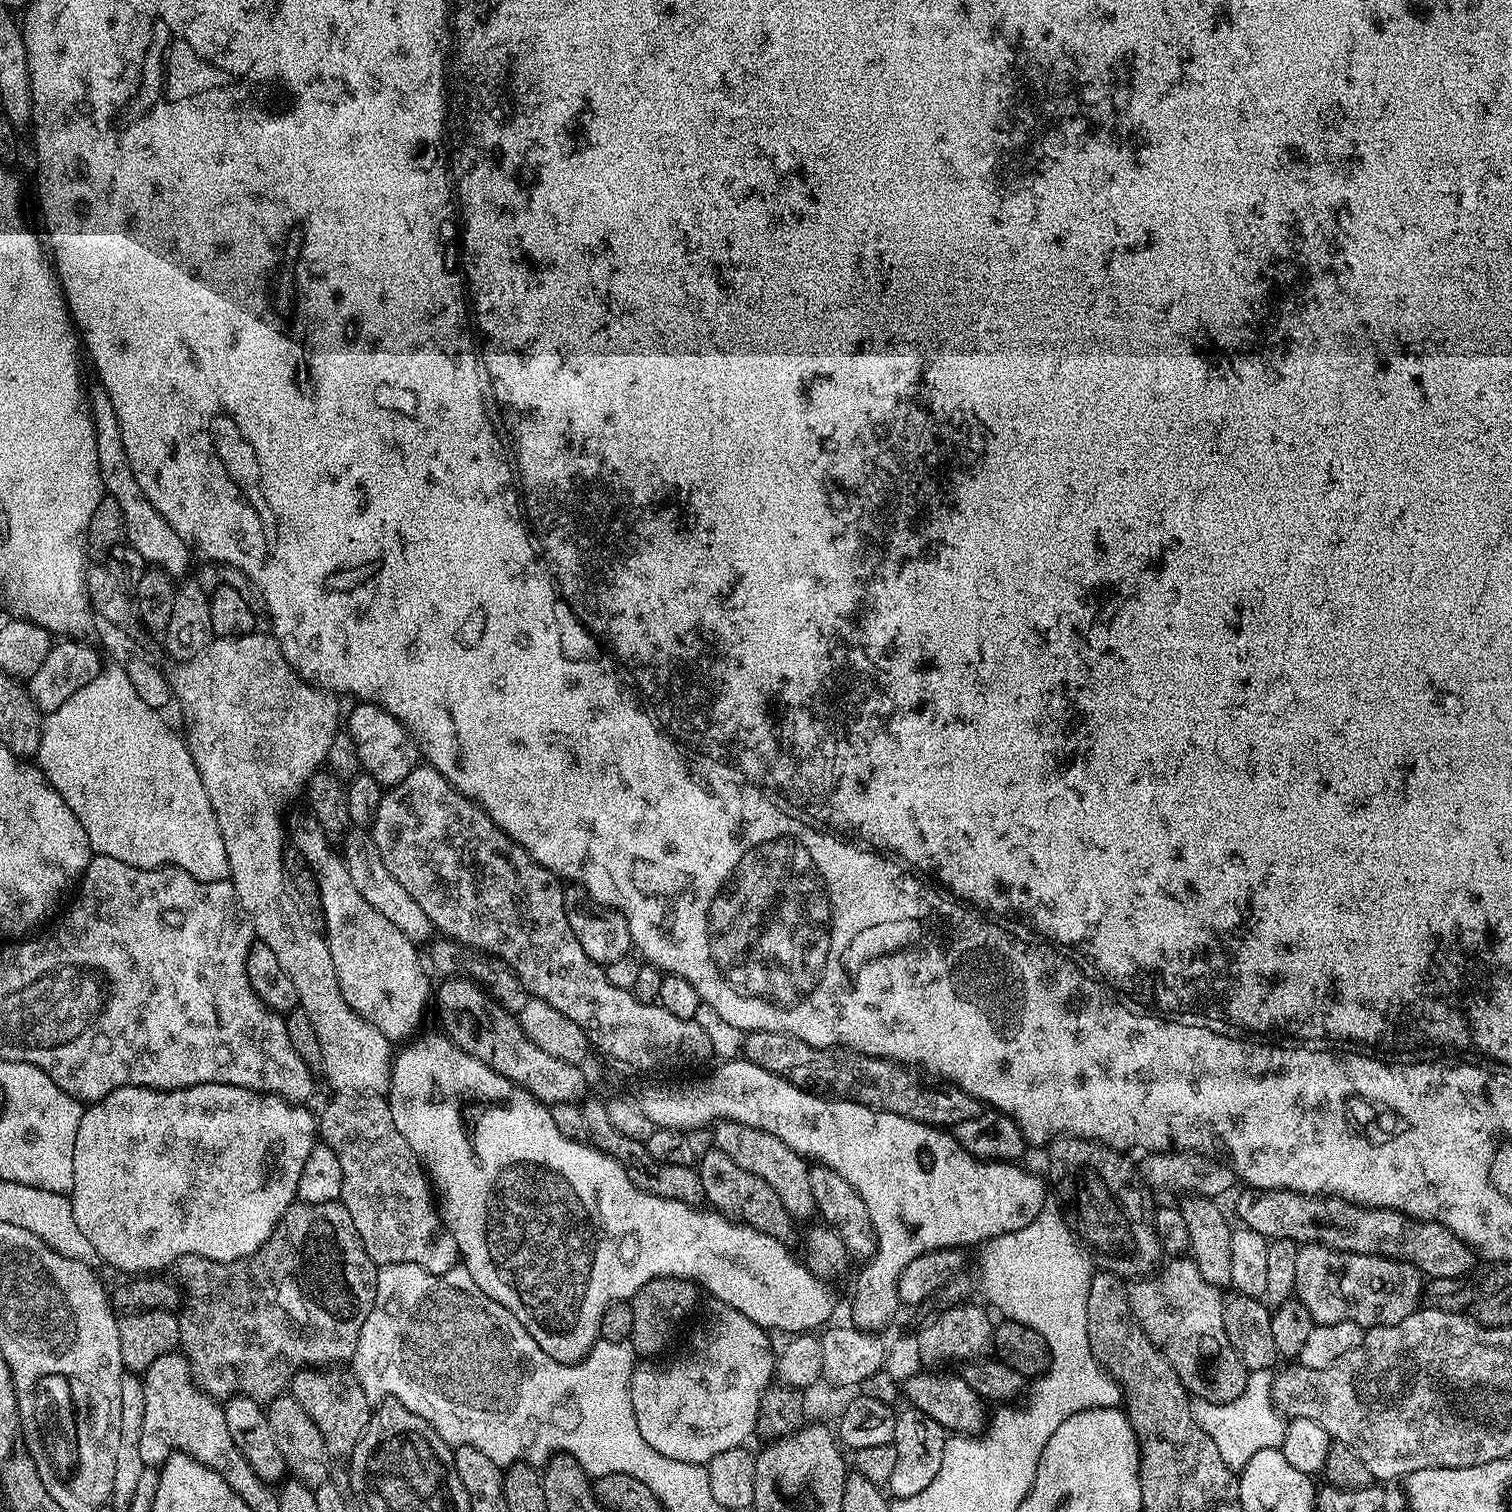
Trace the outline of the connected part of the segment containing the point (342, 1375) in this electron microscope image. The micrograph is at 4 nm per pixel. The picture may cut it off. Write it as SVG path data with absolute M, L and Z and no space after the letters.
M303 1368L292 1378L290 1395L302 1402L302 1410L314 1418L314 1426L322 1434L329 1457L351 1457L354 1446L362 1438L374 1411L373 1401L366 1398L366 1390L356 1381L351 1371Z

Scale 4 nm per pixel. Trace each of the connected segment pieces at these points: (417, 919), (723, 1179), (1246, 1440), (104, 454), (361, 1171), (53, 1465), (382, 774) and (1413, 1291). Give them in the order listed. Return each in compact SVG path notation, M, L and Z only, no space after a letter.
M349 831L348 835L343 837L342 844L344 844L344 848L342 847L344 865L346 870L350 870L350 878L362 894L362 898L366 898L366 902L370 902L370 906L374 906L374 910L378 910L378 914L383 914L393 926L398 926L398 930L402 930L402 934L406 934L406 938L413 944L420 946L423 945L423 940L431 941L434 929L430 918L426 918L422 906L418 906L418 902L414 902L414 898L406 894L406 889L397 882L394 874L386 870L382 862L382 854L378 854L378 846L374 842L371 831Z
M715 1146L709 1147L709 1152L699 1157L698 1171L702 1178L705 1201L721 1216L737 1222L743 1221L754 1230L770 1234L770 1238L784 1244L793 1243L792 1235L798 1227L797 1221L786 1210L786 1206L782 1206L782 1198L778 1198L778 1194L774 1194L772 1187L767 1182L762 1182L758 1174L742 1170L742 1166L737 1166L727 1154L722 1154L722 1150Z
M1258 1370L1248 1377L1248 1391L1243 1392L1237 1400L1226 1406L1211 1405L1205 1400L1196 1400L1194 1411L1196 1421L1210 1434L1218 1446L1226 1466L1241 1470L1258 1450L1279 1448L1284 1441L1285 1417L1276 1410L1272 1403L1272 1377L1269 1370Z
M93 387L90 392L90 411L92 421L96 427L96 441L98 442L98 470L104 483L104 491L107 495L122 506L122 518L124 519L124 534L126 542L138 554L142 554L145 565L155 566L159 571L165 572L170 577L179 578L188 572L192 564L193 553L190 545L174 530L170 530L170 524L142 494L142 486L134 482L134 470L130 470L130 458L126 458L126 446L122 446L122 430L118 430L118 418L114 414L114 406L110 406L110 398L102 387Z
M341 1092L333 1095L329 1099L328 1105L318 1113L318 1136L323 1143L330 1146L330 1150L334 1150L334 1154L338 1154L338 1163L342 1166L342 1194L340 1200L346 1206L346 1210L350 1210L350 1218L354 1218L354 1230L358 1230L358 1238L362 1238L362 1246L366 1246L366 1254L370 1254L370 1258L376 1265L417 1264L430 1274L438 1274L439 1276L446 1270L457 1267L458 1261L461 1259L460 1247L454 1242L452 1231L444 1225L444 1217L438 1211L438 1204L434 1199L434 1189L425 1173L424 1165L414 1154L414 1150L410 1150L410 1142L406 1142L406 1138L402 1138L398 1126L394 1126L390 1106L383 1095L367 1092Z
M12 1371L16 1387L16 1410L20 1431L24 1434L24 1445L38 1466L38 1478L49 1491L60 1484L60 1488L72 1488L72 1480L80 1476L80 1404L76 1404L76 1384L68 1372L20 1372Z
M360 702L355 706L357 708L349 716L347 713L346 731L358 750L361 769L374 777L385 790L398 786L398 782L402 782L402 778L406 778L410 770L418 767L420 749L416 747L415 740L408 735L407 730L400 725L398 718L394 718L377 704Z
M1305 1244L1298 1250L1294 1282L1295 1299L1310 1310L1310 1318L1318 1324L1358 1322L1365 1330L1378 1326L1394 1326L1402 1322L1422 1304L1422 1273L1404 1260L1391 1260L1385 1256L1367 1256L1353 1252L1339 1252L1321 1244Z

